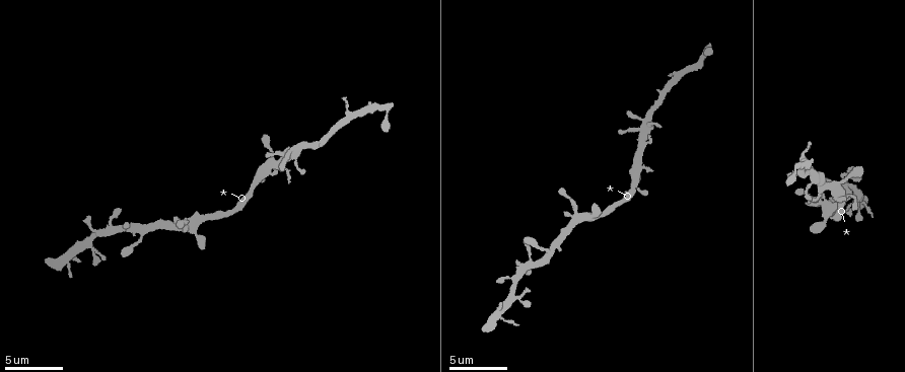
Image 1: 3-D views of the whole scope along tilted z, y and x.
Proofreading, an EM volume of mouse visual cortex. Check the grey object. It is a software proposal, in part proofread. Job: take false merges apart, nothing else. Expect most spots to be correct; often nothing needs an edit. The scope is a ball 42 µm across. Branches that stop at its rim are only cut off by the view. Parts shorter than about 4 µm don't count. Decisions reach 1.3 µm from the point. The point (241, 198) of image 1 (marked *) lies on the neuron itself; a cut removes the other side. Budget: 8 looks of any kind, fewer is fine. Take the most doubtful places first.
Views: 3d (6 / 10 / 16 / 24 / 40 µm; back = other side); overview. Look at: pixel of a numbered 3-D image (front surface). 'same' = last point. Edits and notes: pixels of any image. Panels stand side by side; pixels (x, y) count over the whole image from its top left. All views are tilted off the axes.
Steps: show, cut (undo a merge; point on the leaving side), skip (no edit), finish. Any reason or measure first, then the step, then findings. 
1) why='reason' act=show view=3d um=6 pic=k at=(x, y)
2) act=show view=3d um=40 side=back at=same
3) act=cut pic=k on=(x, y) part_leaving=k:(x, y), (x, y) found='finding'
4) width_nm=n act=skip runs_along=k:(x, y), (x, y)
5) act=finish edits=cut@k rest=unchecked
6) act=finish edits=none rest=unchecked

act=show view=3d um=10 pic=1 at=(818, 201)

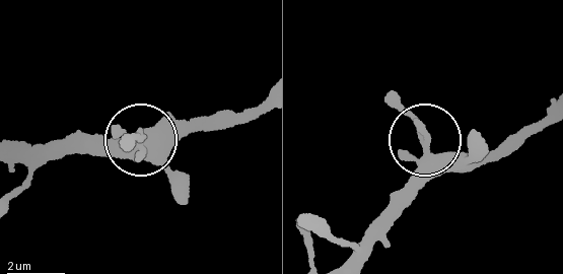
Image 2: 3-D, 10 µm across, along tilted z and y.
width_nm=330 act=skip runs_along=2:(261, 99), (231, 114), (153, 128), (110, 149), (59, 148) found='all the same neuron'

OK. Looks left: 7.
why='sudden change in width' act=show view=3d um=6 pic=1 at=(521, 274)

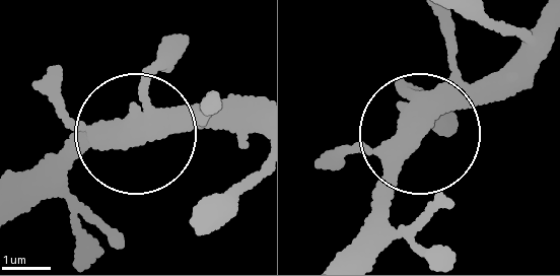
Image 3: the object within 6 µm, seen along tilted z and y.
why='from behind' act=show view=3d um=6 side=back pic=3 at=(411, 129)

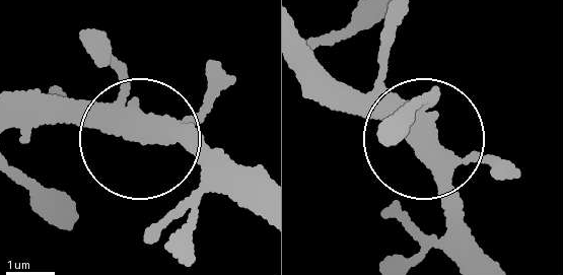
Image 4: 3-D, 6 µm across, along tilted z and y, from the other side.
act=skip runs_along=4:(22, 113), (171, 144), (228, 172) found='continuous, no second neuron'

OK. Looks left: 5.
why='side arm on a straight run' act=show view=3d um=10 pic=1 at=(260, 177)

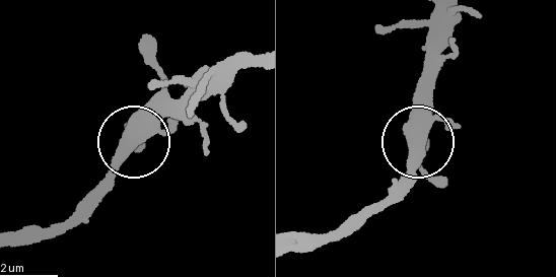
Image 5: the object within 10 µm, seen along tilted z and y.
width_nm=450 act=skip found='continuous, no second neuron'

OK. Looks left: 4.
why='three arms meet' act=show view=3d um=10 pic=1 at=(297, 148)

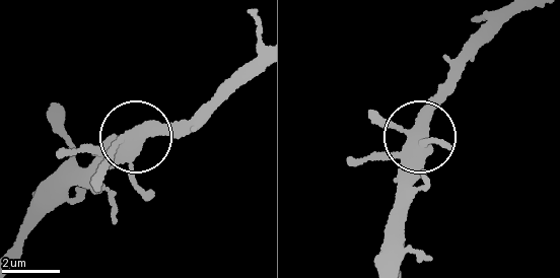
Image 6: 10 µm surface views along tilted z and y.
act=show view=3d um=6 pic=6 at=(419, 133)

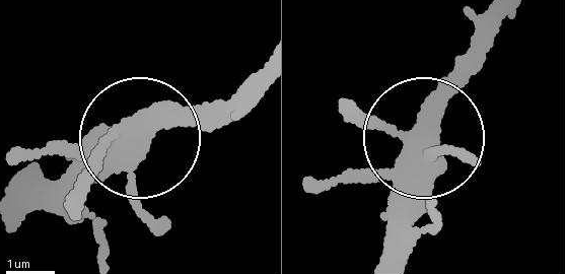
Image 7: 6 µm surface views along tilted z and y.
arms=3 act=skip runs_along=7:(18, 206), (227, 99) found='all the same neuron'

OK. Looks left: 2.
act=finish edits=none rest=unchecked

